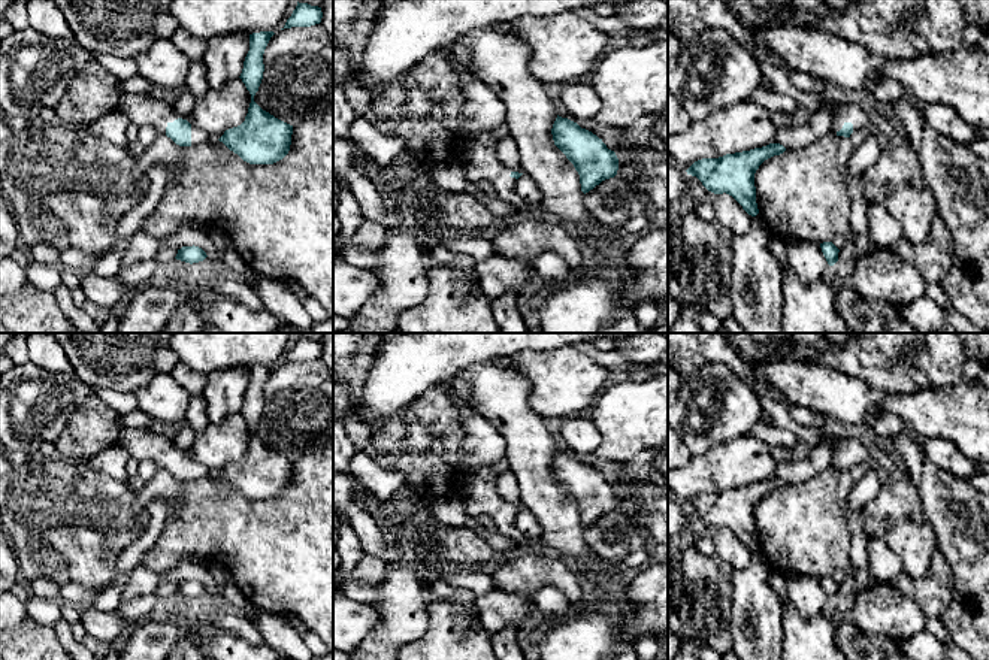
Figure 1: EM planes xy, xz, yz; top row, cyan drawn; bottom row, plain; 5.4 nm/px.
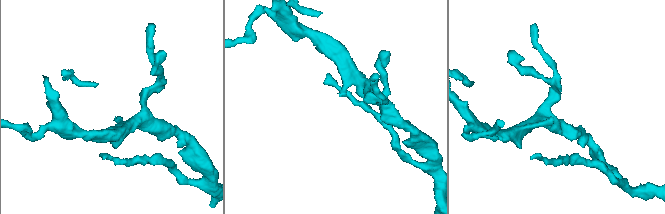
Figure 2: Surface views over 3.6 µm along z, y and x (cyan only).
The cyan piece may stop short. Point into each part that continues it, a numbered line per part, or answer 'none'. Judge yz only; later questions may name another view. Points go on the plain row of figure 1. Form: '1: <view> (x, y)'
1: yz (843, 447)

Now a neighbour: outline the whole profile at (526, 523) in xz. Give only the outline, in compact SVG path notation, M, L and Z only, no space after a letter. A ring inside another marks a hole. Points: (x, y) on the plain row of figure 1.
M521 509L517 514L515 527L529 538L538 538L542 535L539 521L526 509Z

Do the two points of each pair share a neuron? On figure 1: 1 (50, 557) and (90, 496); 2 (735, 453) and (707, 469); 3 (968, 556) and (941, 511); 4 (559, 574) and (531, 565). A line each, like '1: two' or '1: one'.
1: one
2: one
3: one
4: one

